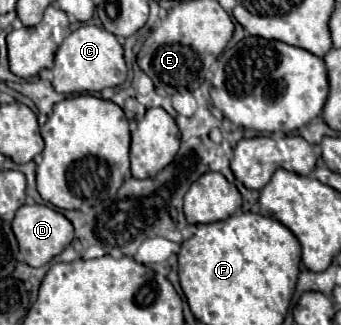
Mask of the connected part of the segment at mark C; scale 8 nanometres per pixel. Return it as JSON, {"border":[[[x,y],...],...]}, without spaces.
{"border":[[[81,25],[75,29],[55,53],[53,87],[57,93],[99,93],[105,87],[117,87],[127,79],[127,65],[123,59],[123,47],[117,37],[97,25]]]}

